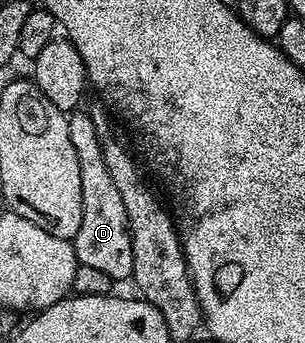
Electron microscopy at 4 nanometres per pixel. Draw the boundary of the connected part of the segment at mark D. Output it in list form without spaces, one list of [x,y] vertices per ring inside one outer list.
[[[82,110],[69,113],[68,134],[72,137],[72,146],[76,149],[76,162],[80,162],[80,202],[83,213],[80,214],[80,230],[73,238],[74,253],[79,264],[93,266],[94,269],[108,274],[111,282],[129,281],[134,275],[132,266],[132,238],[128,212],[124,210],[124,198],[104,166],[102,153],[103,139],[100,130],[95,127],[90,116]]]

